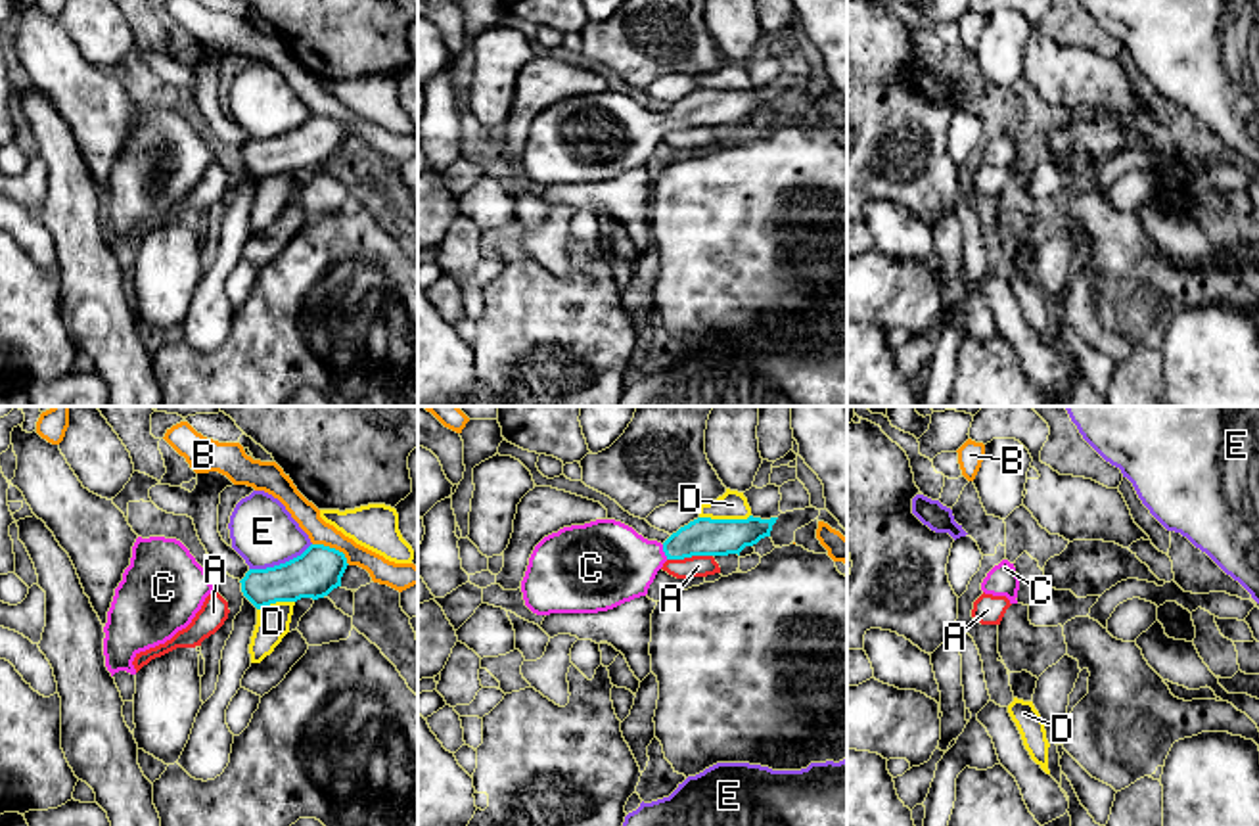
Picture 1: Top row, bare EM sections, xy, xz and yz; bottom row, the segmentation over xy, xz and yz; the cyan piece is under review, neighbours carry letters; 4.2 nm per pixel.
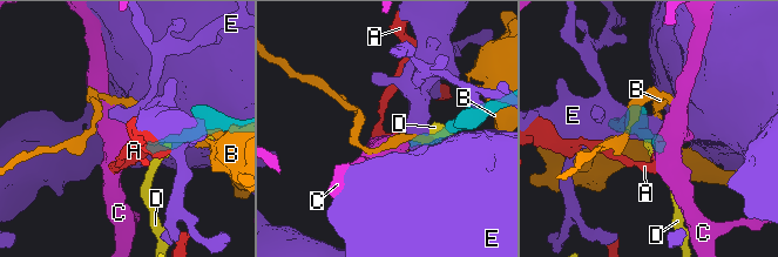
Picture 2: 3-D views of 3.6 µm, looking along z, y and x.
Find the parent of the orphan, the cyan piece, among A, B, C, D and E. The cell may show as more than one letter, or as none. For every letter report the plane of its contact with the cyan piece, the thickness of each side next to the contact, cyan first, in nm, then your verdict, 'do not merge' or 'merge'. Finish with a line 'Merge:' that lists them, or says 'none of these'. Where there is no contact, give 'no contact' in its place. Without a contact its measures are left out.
A: xz | 160/100 nm | do not merge
B: xy | 200/110 nm | do not merge
C: xz | 160/360 nm | merge
D: xz | 160/120 nm | do not merge
E: xy | 200/280 nm | do not merge
Merge: C

